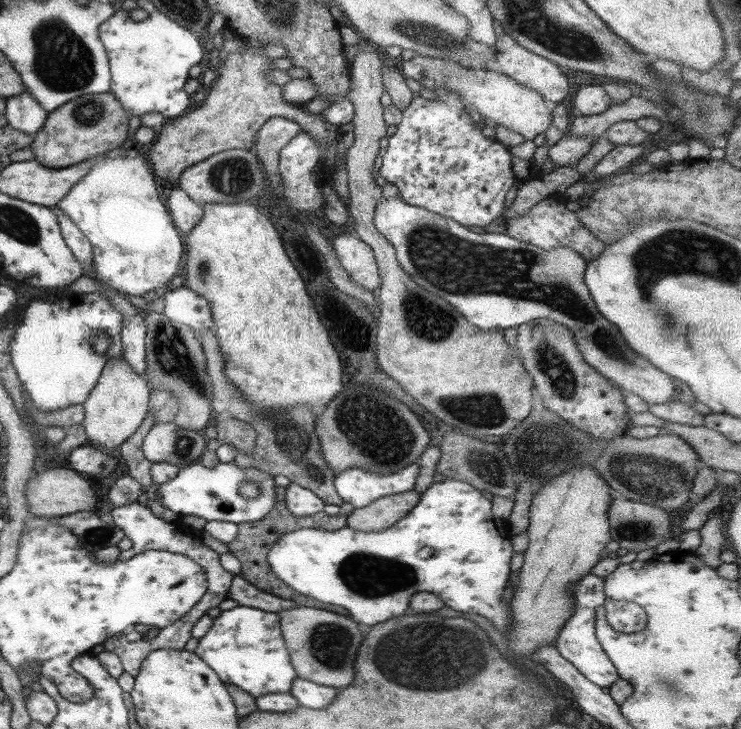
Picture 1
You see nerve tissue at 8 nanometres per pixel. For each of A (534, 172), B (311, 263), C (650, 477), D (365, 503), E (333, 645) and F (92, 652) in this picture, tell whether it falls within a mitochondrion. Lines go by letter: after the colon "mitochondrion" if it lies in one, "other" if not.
A: other
B: other
C: mitochondrion
D: other
E: mitochondrion
F: other

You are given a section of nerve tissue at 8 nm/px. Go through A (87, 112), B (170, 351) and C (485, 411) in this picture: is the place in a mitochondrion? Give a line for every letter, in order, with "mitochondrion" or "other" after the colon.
A: mitochondrion
B: mitochondrion
C: mitochondrion

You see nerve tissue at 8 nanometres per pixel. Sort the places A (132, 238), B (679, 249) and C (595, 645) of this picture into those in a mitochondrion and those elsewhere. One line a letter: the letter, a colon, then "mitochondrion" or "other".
A: other
B: mitochondrion
C: other

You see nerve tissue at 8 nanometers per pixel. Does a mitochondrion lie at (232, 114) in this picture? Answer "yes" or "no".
no

